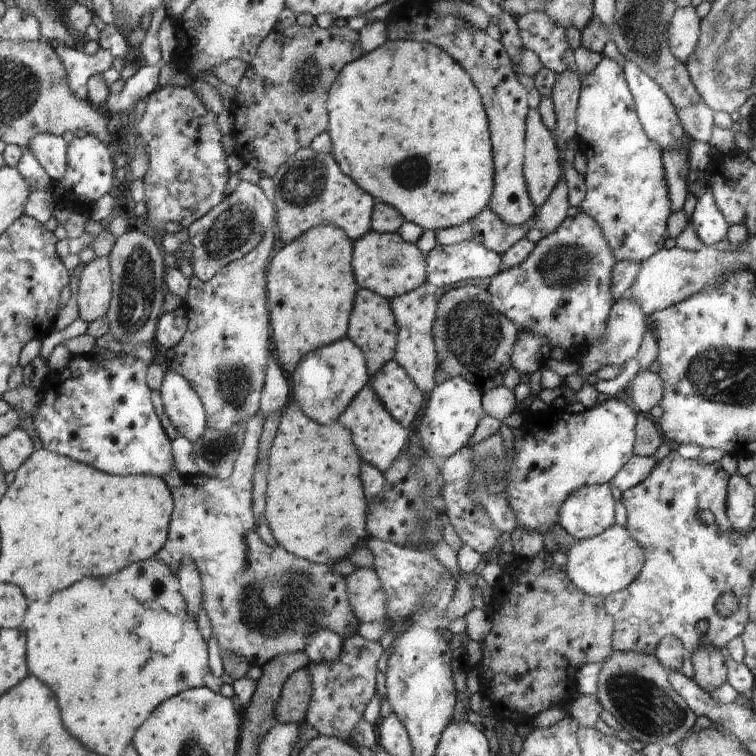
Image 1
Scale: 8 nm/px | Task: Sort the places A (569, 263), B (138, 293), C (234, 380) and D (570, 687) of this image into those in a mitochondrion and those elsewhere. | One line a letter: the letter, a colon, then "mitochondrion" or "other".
A: mitochondrion
B: mitochondrion
C: mitochondrion
D: other

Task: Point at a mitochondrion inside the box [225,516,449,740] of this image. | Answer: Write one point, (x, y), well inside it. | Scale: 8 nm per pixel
(272, 612)

